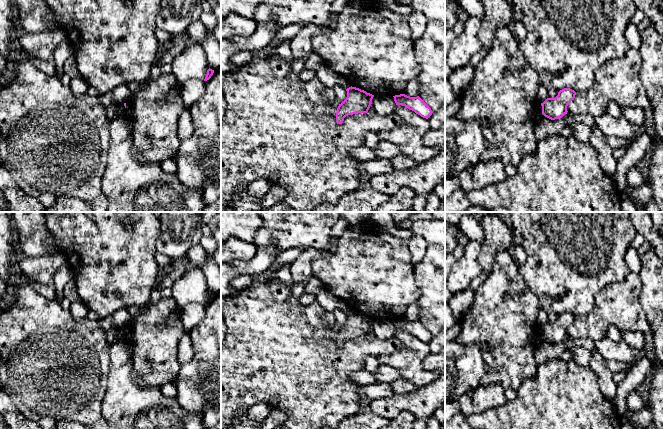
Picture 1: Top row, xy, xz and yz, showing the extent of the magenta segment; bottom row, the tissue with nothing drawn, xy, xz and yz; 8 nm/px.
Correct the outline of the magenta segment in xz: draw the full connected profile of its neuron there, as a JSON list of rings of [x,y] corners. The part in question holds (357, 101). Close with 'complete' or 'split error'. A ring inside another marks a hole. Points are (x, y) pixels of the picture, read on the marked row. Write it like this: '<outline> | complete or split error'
[[[352,86],[347,88],[346,91],[346,99],[337,108],[337,124],[342,124],[344,118],[348,115],[367,113],[374,97],[374,95],[364,90]]] | complete

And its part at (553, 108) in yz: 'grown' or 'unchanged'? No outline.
unchanged

